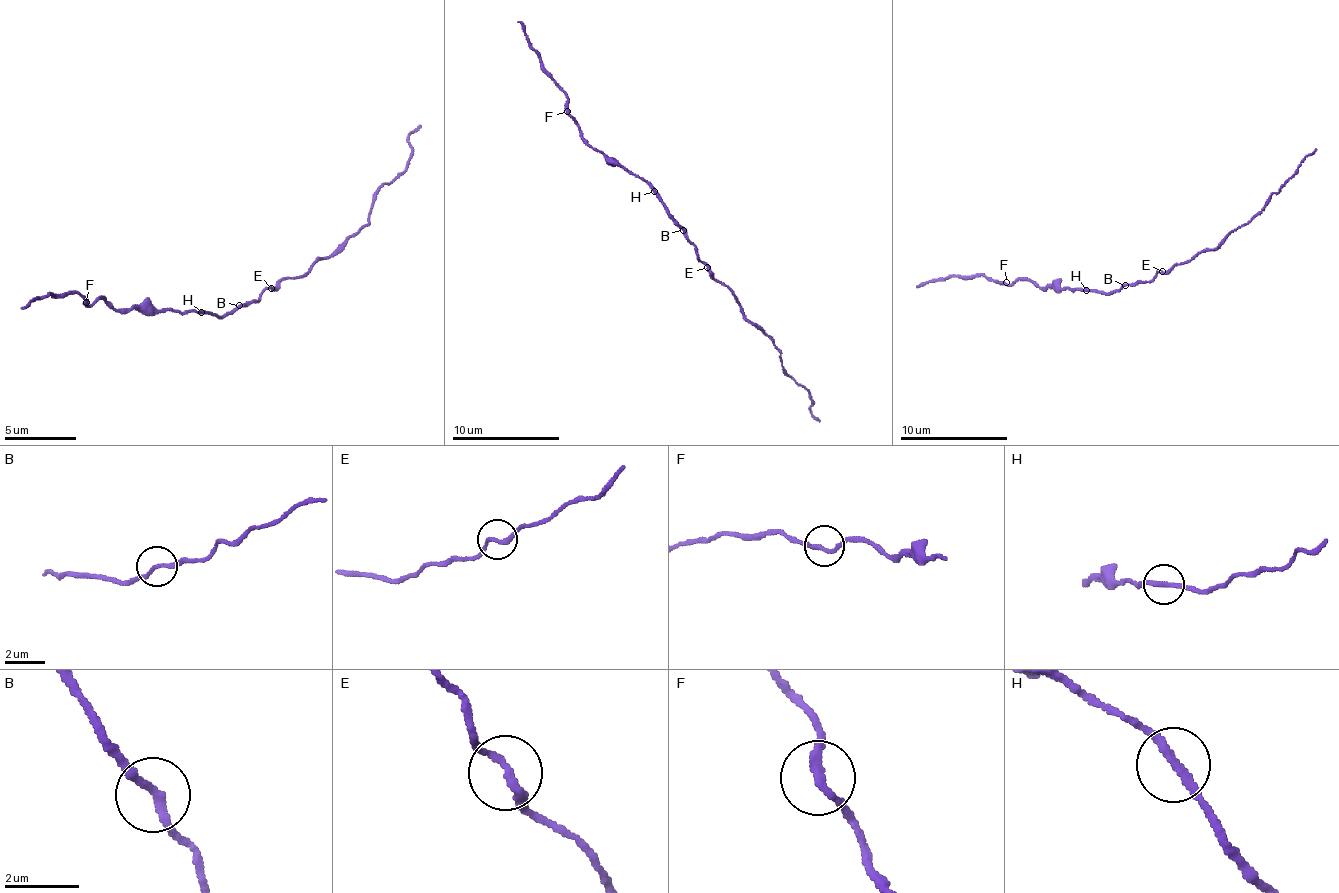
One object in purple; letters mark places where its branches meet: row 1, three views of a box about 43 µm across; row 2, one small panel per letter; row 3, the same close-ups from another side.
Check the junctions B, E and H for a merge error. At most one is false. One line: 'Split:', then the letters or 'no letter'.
Split: H

